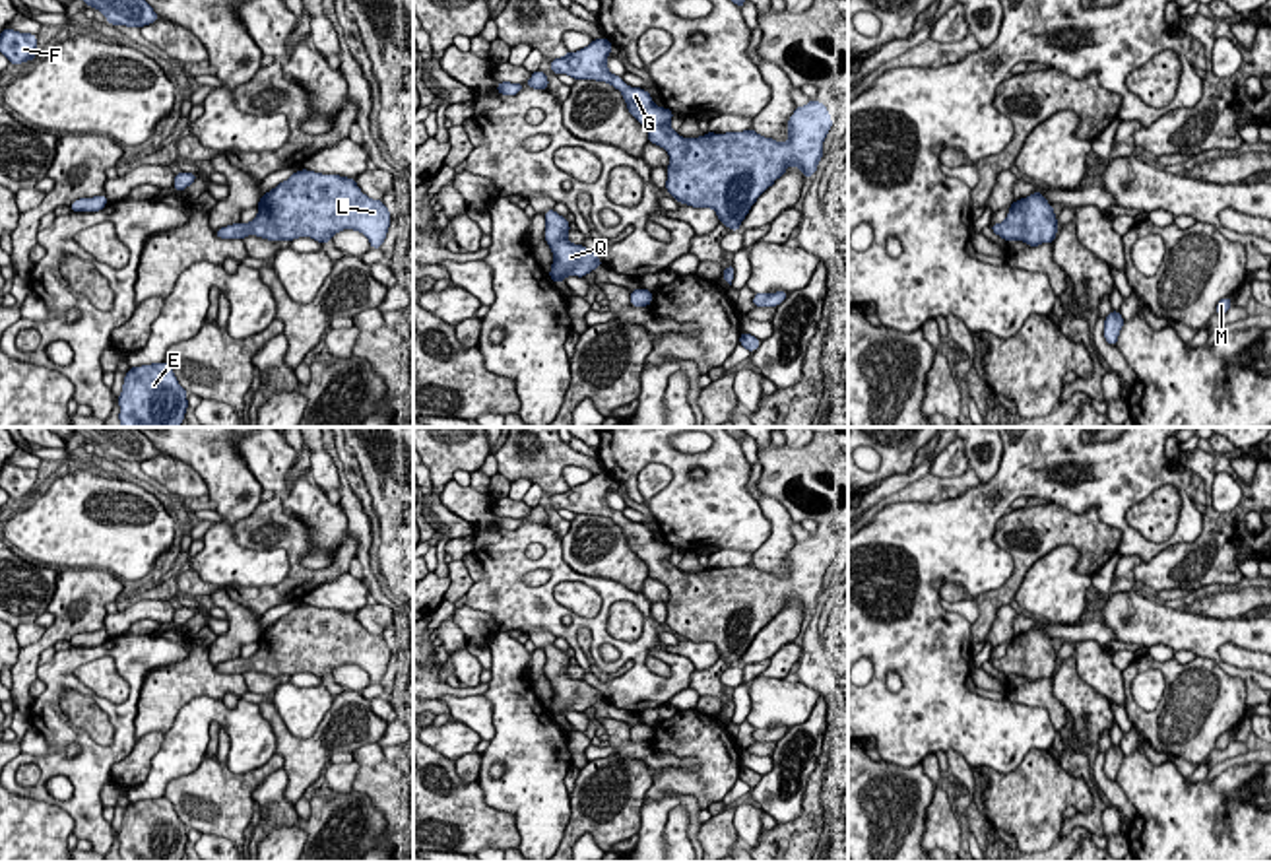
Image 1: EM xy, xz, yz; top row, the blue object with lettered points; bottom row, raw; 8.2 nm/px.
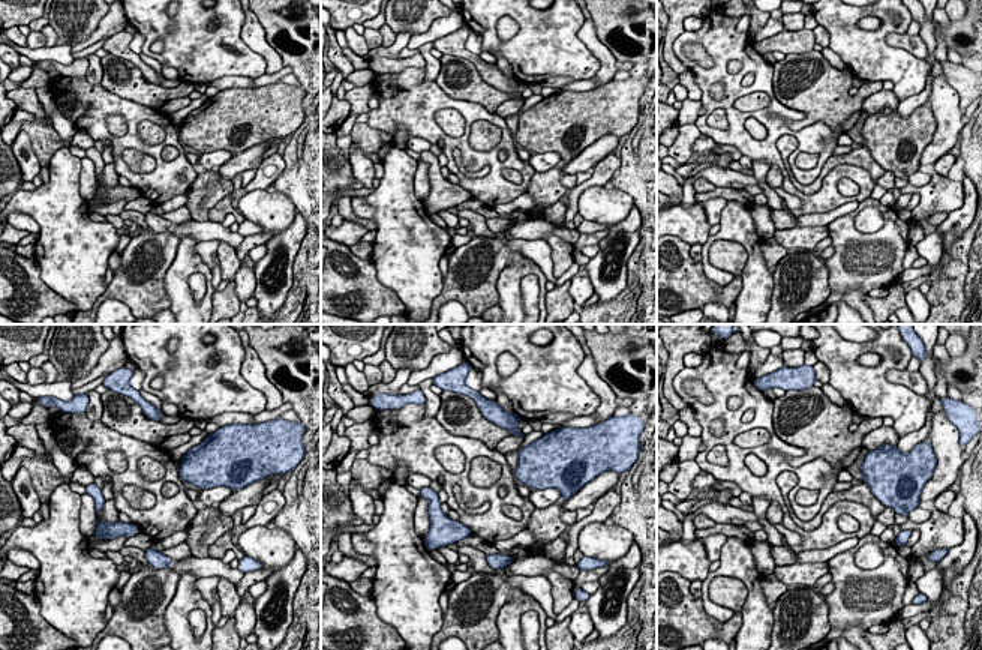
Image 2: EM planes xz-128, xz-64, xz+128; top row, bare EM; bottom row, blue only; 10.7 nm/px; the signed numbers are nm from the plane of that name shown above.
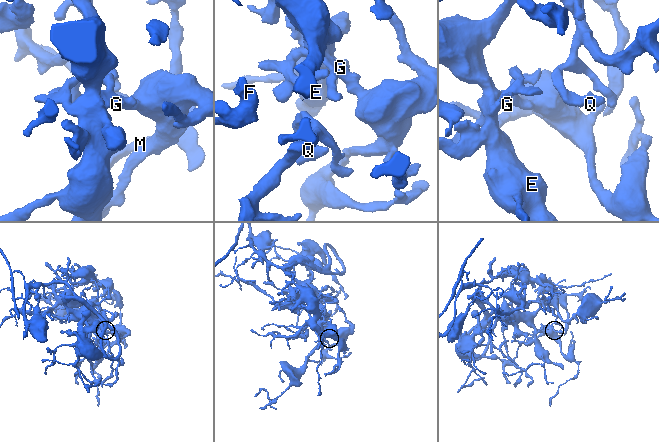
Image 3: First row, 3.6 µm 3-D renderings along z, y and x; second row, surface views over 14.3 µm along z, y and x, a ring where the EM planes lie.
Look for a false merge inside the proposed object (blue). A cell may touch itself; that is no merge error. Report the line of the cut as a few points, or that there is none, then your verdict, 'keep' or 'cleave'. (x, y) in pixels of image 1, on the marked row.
cut none; keep

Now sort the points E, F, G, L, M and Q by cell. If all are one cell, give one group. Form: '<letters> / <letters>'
E F G L M Q

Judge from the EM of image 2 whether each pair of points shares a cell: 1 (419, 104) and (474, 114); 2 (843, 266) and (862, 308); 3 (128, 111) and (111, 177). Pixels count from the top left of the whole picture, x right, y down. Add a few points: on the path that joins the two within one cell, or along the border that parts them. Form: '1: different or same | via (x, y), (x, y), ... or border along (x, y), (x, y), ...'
1: same | via (432, 104), (461, 105)
2: different | border along (867, 293), (849, 288), (841, 299)
3: different | border along (113, 161), (114, 170), (119, 174)

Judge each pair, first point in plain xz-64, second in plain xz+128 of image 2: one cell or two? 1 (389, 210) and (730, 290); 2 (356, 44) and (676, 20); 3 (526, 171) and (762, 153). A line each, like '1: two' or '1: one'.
1: two
2: two
3: one

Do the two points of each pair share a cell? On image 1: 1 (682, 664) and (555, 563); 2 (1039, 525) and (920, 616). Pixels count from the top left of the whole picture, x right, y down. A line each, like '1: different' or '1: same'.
1: same
2: different

